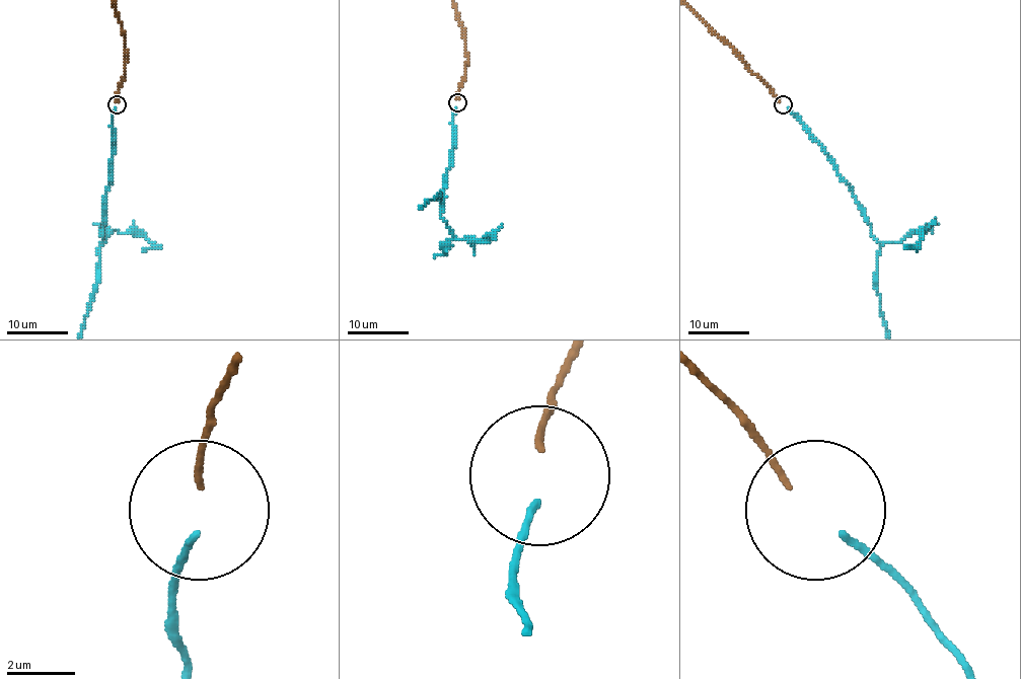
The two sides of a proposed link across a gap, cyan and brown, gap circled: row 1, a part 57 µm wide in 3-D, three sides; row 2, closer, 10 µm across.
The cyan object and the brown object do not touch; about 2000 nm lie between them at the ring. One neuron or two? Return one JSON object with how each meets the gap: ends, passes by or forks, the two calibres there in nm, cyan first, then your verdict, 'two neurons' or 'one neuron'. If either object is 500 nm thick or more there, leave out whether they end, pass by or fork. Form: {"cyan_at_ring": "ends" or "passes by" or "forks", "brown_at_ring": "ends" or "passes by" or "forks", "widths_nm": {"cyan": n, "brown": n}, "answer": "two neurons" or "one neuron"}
{"cyan_at_ring": "ends", "brown_at_ring": "ends", "widths_nm": {"cyan": 200, "brown": 180}, "answer": "one neuron"}

